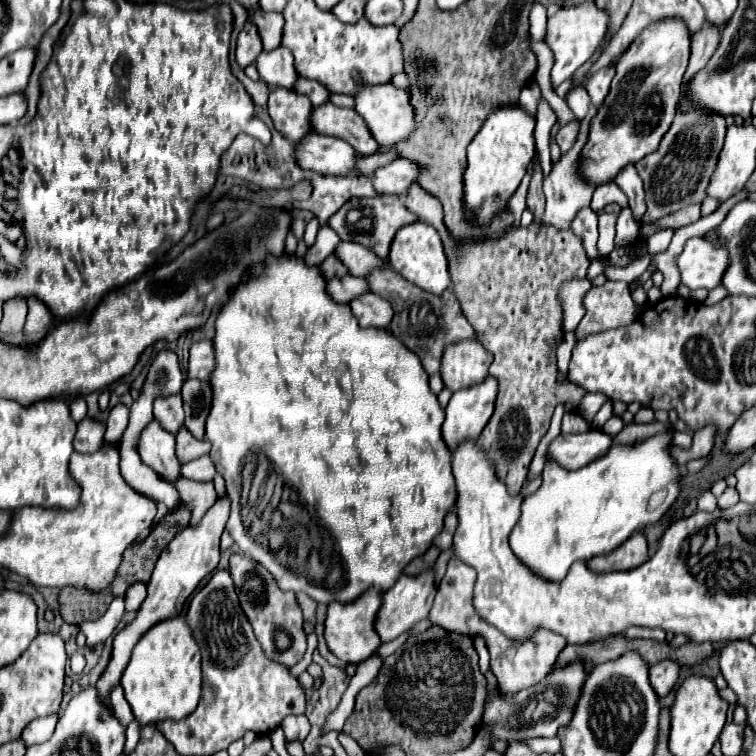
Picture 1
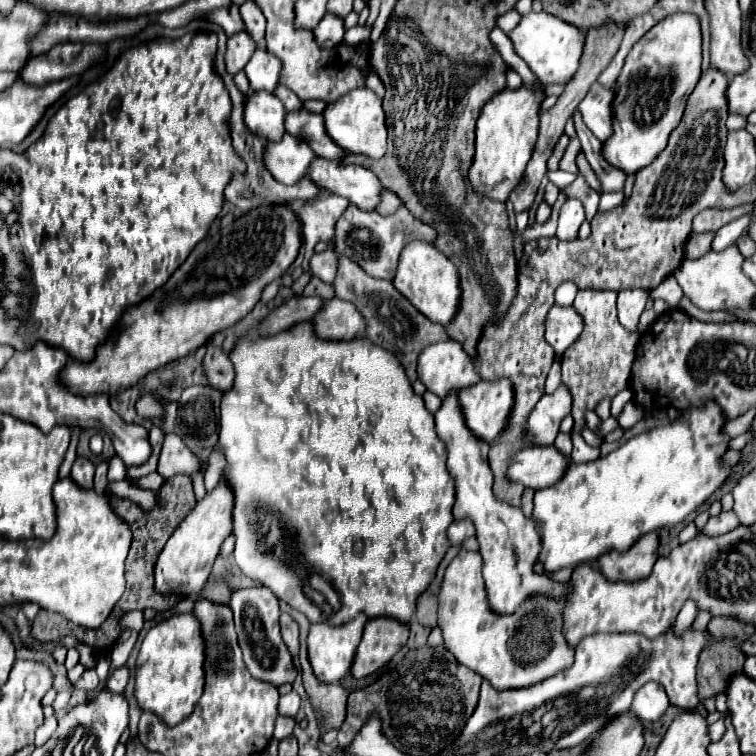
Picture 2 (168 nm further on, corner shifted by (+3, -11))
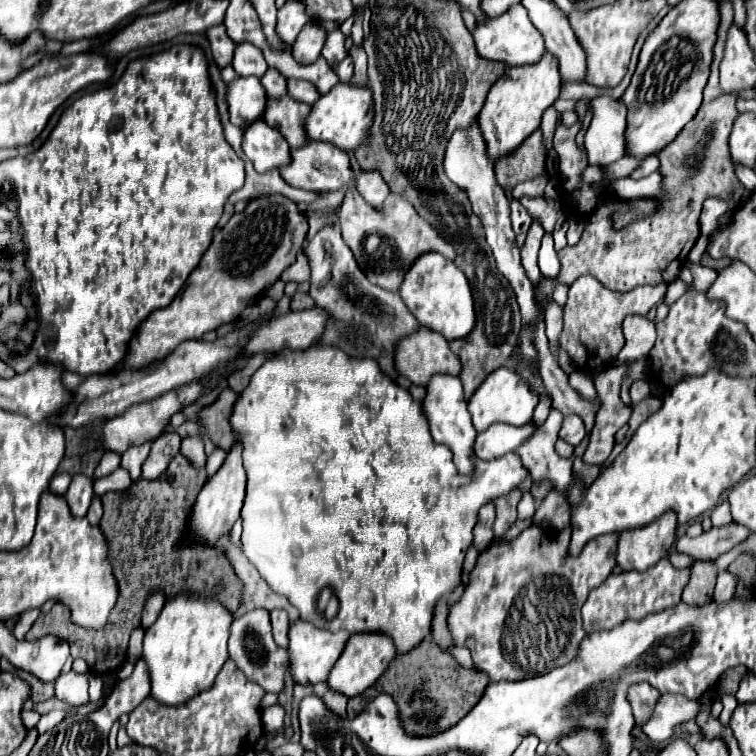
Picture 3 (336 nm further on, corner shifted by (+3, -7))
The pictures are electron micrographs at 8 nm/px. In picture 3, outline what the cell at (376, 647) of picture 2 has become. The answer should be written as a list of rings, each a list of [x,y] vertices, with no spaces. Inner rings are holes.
[[[355,633],[349,637],[339,661],[331,669],[327,683],[333,691],[339,691],[347,697],[355,697],[363,693],[369,685],[373,685],[383,675],[383,671],[389,667],[395,655],[397,651],[395,651],[395,643],[391,637],[381,635],[381,633]]]

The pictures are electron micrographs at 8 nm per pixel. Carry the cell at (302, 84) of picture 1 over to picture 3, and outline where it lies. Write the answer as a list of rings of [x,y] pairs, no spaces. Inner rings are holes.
[[[273,67],[267,69],[267,73],[261,77],[261,83],[263,83],[269,99],[279,99],[279,97],[287,95],[287,79],[279,71],[273,71]]]

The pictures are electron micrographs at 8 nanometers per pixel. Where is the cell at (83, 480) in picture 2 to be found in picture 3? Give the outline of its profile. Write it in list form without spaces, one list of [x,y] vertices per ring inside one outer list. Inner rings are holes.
[[[77,473],[71,479],[71,485],[65,493],[65,499],[71,507],[71,513],[77,517],[85,517],[89,503],[91,503],[91,497],[93,497],[93,479],[83,475],[83,473]]]

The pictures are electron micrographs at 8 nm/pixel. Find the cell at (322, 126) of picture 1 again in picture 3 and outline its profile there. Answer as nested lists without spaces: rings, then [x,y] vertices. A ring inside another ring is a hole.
[[[285,95],[281,99],[267,101],[263,119],[271,127],[279,129],[283,133],[283,137],[289,141],[289,145],[293,149],[297,149],[297,147],[303,147],[305,143],[309,143],[309,137],[305,131],[305,119],[307,119],[309,111],[311,111],[311,105]]]

